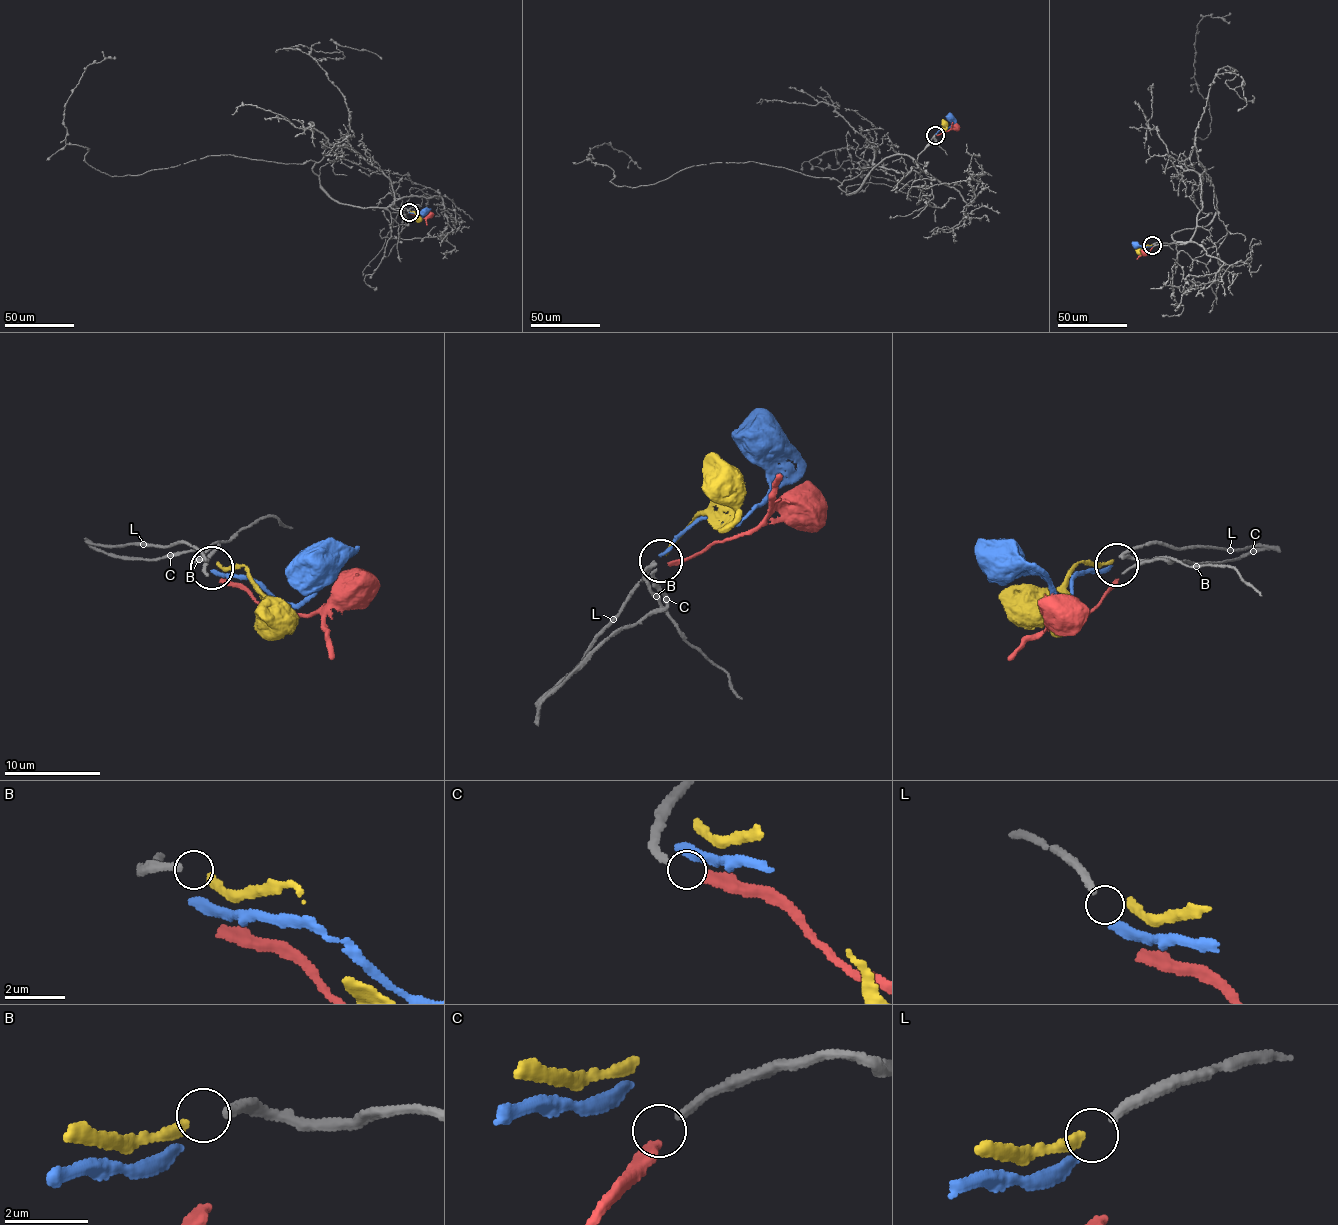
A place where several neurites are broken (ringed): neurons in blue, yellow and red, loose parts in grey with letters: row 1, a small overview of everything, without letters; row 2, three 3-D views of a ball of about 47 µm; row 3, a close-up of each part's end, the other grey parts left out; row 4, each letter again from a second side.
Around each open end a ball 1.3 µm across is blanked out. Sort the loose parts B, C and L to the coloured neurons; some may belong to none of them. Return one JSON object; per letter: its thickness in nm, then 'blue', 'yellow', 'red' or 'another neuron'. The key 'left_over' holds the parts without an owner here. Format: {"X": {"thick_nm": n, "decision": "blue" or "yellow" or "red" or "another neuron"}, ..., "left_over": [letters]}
{"B": {"thick_nm": 260, "decision": "yellow"}, "C": {"thick_nm": 200, "decision": "red"}, "L": {"thick_nm": 240, "decision": "blue"}, "left_over": []}

